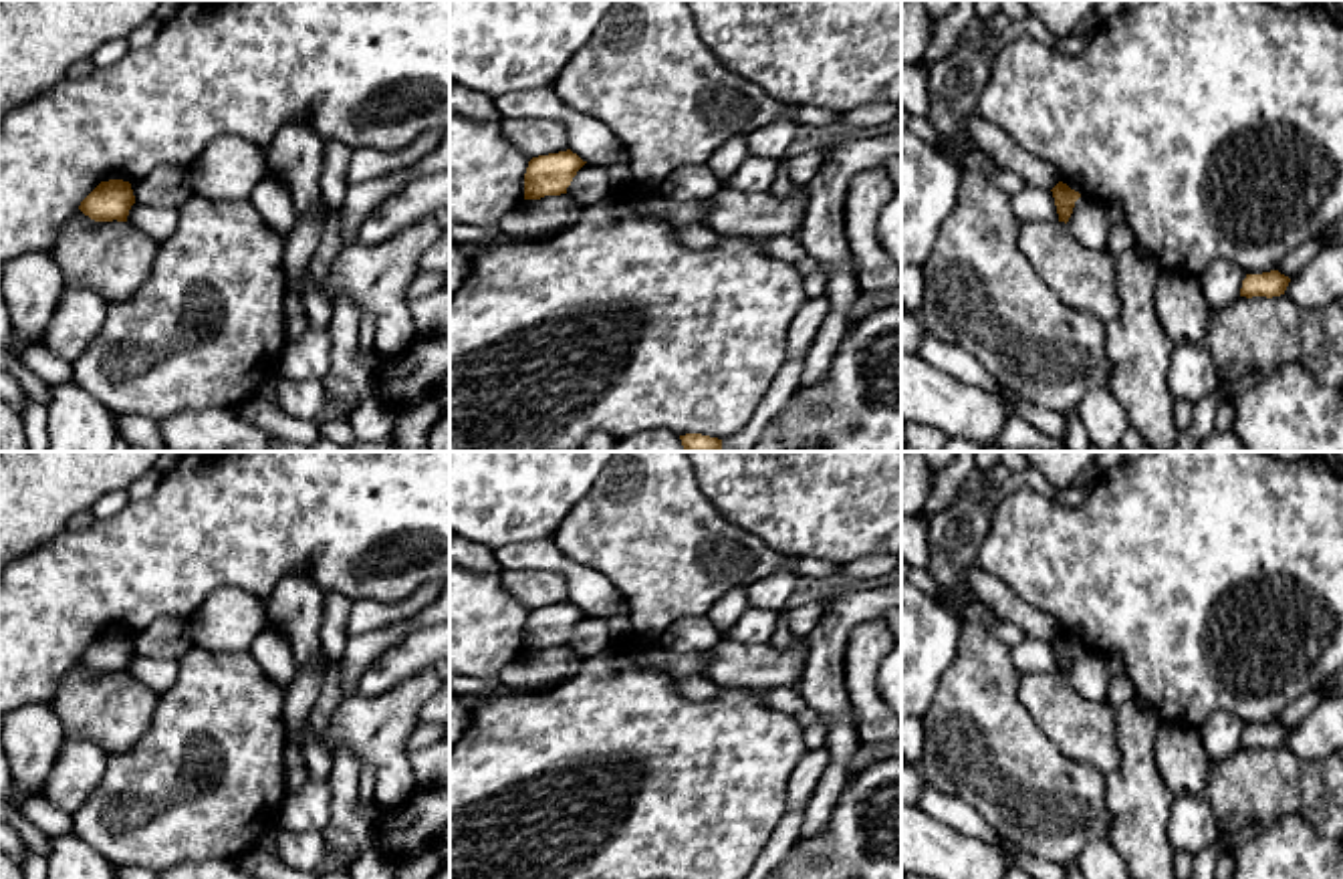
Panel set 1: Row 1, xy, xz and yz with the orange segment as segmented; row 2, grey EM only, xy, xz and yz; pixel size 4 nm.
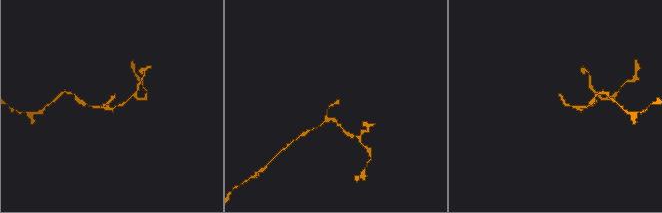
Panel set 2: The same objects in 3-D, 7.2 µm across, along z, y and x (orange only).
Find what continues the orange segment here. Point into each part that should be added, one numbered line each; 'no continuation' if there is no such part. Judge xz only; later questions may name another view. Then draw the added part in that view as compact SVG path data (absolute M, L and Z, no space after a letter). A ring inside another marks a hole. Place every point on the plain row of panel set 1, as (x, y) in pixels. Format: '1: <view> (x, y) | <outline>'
no continuation

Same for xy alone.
no continuation

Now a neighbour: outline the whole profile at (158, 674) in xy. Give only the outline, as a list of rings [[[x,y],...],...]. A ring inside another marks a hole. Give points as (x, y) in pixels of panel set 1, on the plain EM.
[[[135,653],[127,673],[139,677],[147,687],[163,696],[177,681],[179,665],[169,659],[155,659]]]

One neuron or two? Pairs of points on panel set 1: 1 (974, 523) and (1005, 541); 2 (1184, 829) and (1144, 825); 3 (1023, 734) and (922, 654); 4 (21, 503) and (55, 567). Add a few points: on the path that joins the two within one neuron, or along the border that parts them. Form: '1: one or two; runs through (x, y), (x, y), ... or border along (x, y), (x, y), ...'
1: two; border along (1015, 490), (993, 513), (977, 565)
2: two; border along (1172, 797), (1168, 837), (1176, 851)
3: two; border along (960, 628), (956, 656), (922, 714)
4: two; border along (65, 527), (21, 557)

